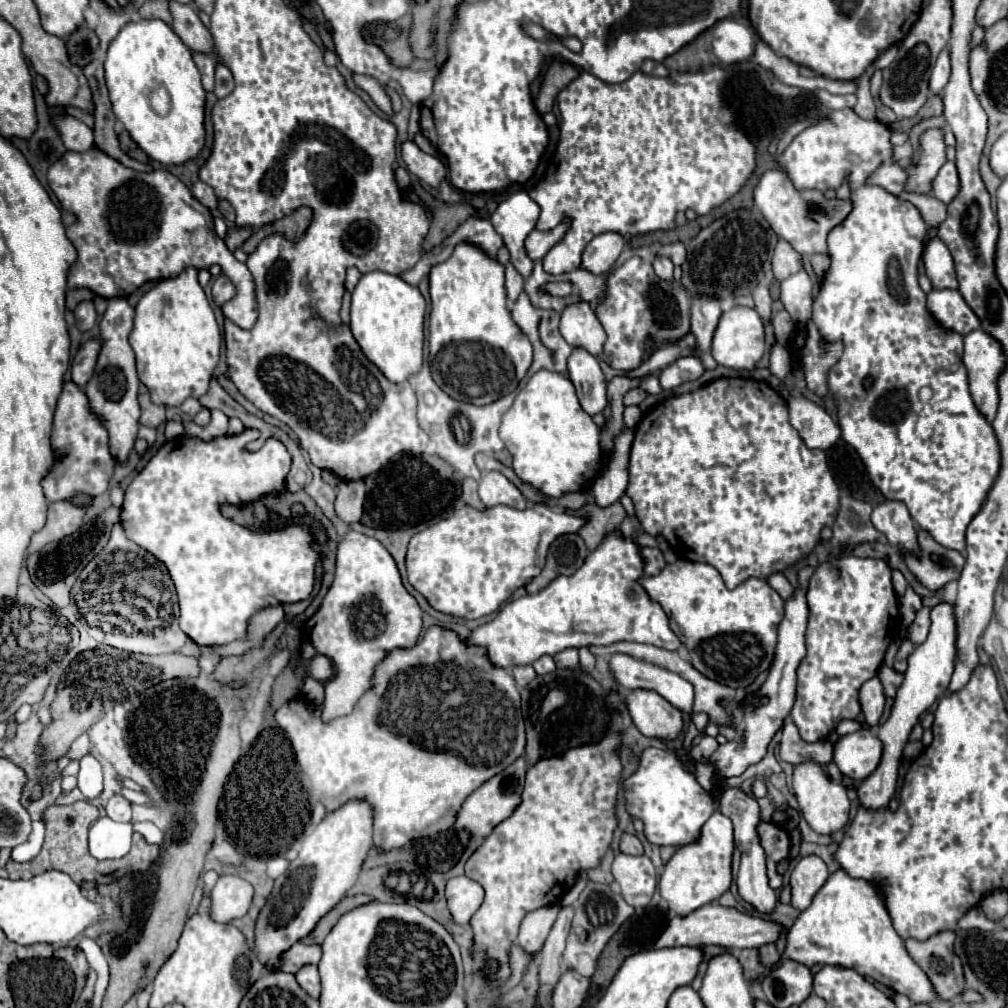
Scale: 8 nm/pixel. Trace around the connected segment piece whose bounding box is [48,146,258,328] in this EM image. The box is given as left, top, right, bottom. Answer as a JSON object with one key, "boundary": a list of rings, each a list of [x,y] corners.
{"boundary":[[[92,146],[86,152],[66,150],[50,168],[48,168],[48,184],[60,206],[72,214],[76,214],[78,222],[66,228],[70,242],[74,244],[78,258],[70,266],[68,272],[68,288],[88,288],[102,298],[126,298],[144,282],[150,280],[168,280],[176,278],[186,267],[193,266],[198,270],[208,269],[216,264],[220,266],[224,276],[234,284],[236,296],[222,304],[224,318],[232,320],[240,328],[254,326],[258,318],[256,300],[254,300],[254,280],[250,278],[250,270],[238,262],[232,252],[226,248],[224,240],[214,234],[214,222],[210,210],[202,206],[193,197],[188,187],[166,170],[150,170],[136,172],[132,168],[122,166],[118,160],[110,158],[100,148]]]}

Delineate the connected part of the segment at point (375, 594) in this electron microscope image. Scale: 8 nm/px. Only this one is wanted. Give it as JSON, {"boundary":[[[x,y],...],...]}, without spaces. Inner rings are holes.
{"boundary":[[[350,530],[336,548],[334,582],[318,608],[308,620],[302,658],[326,654],[336,666],[336,676],[326,684],[322,718],[332,720],[350,714],[358,698],[370,688],[374,666],[394,646],[414,646],[422,632],[422,610],[416,598],[404,588],[392,554],[366,534]]]}

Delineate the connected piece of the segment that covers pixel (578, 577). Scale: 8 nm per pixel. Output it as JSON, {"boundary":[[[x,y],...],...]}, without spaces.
{"boundary":[[[620,530],[610,532],[604,536],[602,544],[586,556],[584,564],[572,576],[558,576],[538,594],[526,594],[518,600],[508,602],[492,622],[478,626],[468,638],[468,642],[486,646],[490,660],[502,668],[532,664],[544,654],[554,656],[566,648],[604,646],[620,640],[644,642],[664,650],[682,648],[682,642],[668,626],[668,616],[664,614],[662,606],[650,600],[648,592],[638,584],[638,578],[642,578],[642,574],[644,574],[644,560],[640,554],[640,546],[632,538],[622,536]]]}

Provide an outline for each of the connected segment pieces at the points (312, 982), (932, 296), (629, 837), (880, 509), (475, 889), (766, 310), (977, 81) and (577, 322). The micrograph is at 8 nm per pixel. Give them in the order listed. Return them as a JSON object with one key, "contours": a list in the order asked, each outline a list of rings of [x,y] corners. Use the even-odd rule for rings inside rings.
{"contours":[[[[304,966],[296,974],[296,980],[312,998],[320,998],[320,976],[318,976],[318,968],[316,966]]],[[[932,290],[928,294],[928,310],[942,326],[962,336],[980,328],[982,324],[958,290]]],[[[622,834],[622,838],[620,838],[620,852],[638,856],[638,854],[644,854],[644,848],[642,848],[640,840],[634,834]]],[[[884,500],[874,506],[870,518],[872,518],[874,528],[888,536],[890,544],[900,548],[902,552],[912,550],[914,554],[918,554],[916,528],[904,502]]],[[[458,876],[448,880],[446,900],[450,906],[450,914],[454,914],[454,920],[458,924],[466,924],[480,908],[484,900],[484,888],[468,876]]],[[[758,286],[754,290],[754,302],[756,302],[756,312],[762,316],[762,320],[766,322],[770,316],[770,306],[772,306],[772,296],[770,290],[766,286]]],[[[976,46],[970,52],[970,78],[972,78],[972,88],[976,94],[982,94],[986,88],[988,80],[988,64],[990,64],[990,54],[984,50],[984,46]]],[[[584,300],[568,304],[562,310],[560,334],[570,346],[582,346],[594,356],[602,354],[602,346],[606,342],[606,332],[600,320]]]]}

